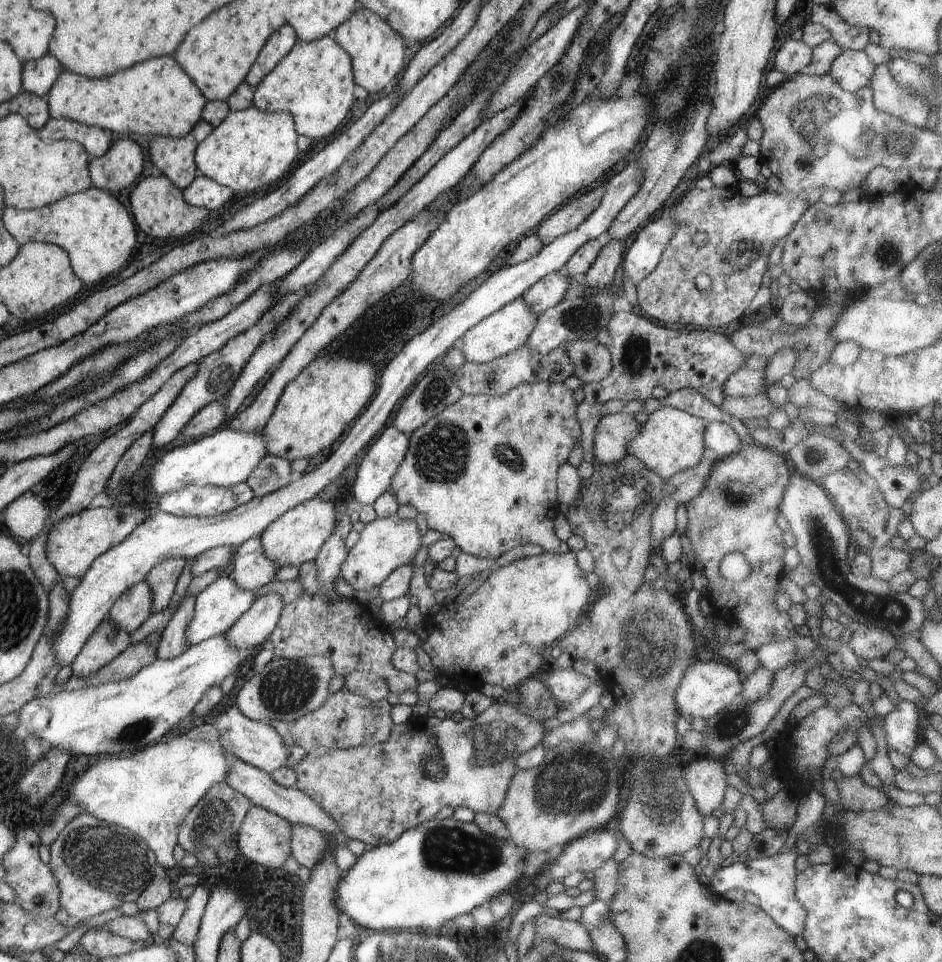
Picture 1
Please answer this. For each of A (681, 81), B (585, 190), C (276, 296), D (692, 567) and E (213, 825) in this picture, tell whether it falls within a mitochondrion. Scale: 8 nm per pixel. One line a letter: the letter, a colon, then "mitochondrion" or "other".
A: mitochondrion
B: other
C: other
D: other
E: mitochondrion

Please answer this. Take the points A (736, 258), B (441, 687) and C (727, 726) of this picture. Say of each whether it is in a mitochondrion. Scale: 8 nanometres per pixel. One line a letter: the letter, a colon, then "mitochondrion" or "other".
A: mitochondrion
B: other
C: mitochondrion

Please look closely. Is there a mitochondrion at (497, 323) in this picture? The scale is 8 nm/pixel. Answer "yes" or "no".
no

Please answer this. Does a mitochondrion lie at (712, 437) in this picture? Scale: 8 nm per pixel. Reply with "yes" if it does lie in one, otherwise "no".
no

